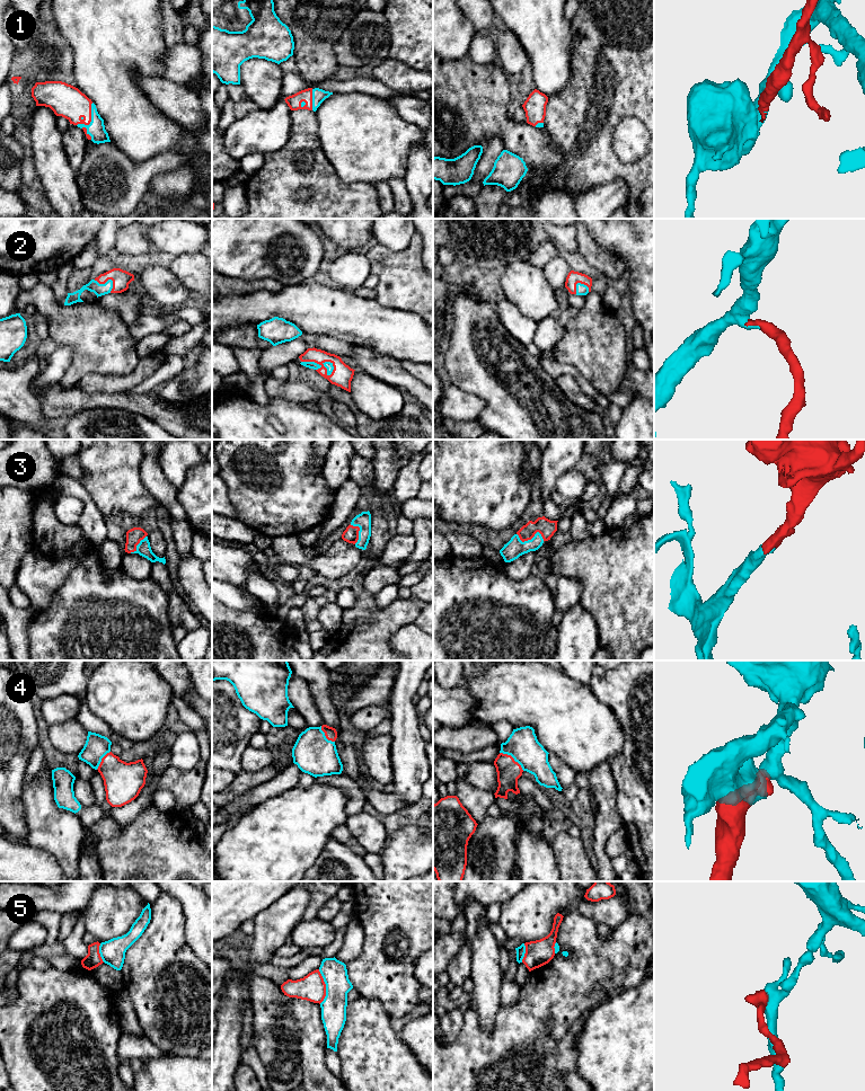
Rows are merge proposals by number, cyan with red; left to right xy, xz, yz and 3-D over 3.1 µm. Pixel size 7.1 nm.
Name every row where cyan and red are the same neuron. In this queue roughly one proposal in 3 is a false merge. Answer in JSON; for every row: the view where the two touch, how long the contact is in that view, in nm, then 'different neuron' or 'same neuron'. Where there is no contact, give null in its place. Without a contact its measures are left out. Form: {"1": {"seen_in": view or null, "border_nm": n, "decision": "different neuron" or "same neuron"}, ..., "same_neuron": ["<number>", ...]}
{"1": {"seen_in": "xy", "border_nm": 260, "decision": "same neuron"}, "2": {"seen_in": "xz", "border_nm": 240, "decision": "same neuron"}, "3": {"seen_in": "yz", "border_nm": 200, "decision": "same neuron"}, "4": {"seen_in": "yz", "border_nm": 220, "decision": "same neuron"}, "5": {"seen_in": "xz", "border_nm": 240, "decision": "different neuron"}, "same_neuron": ["1", "2", "3", "4"]}

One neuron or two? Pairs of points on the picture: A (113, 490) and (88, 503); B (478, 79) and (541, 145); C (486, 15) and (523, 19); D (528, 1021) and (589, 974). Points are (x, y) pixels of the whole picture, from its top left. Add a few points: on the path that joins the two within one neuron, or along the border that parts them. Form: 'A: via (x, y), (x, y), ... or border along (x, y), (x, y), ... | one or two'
A: border along (79, 480), (104, 516) | two
B: via (479, 99), (521, 140) | one
C: border along (494, 11), (496, 14) | two
D: via (543, 1016), (574, 985) | one

